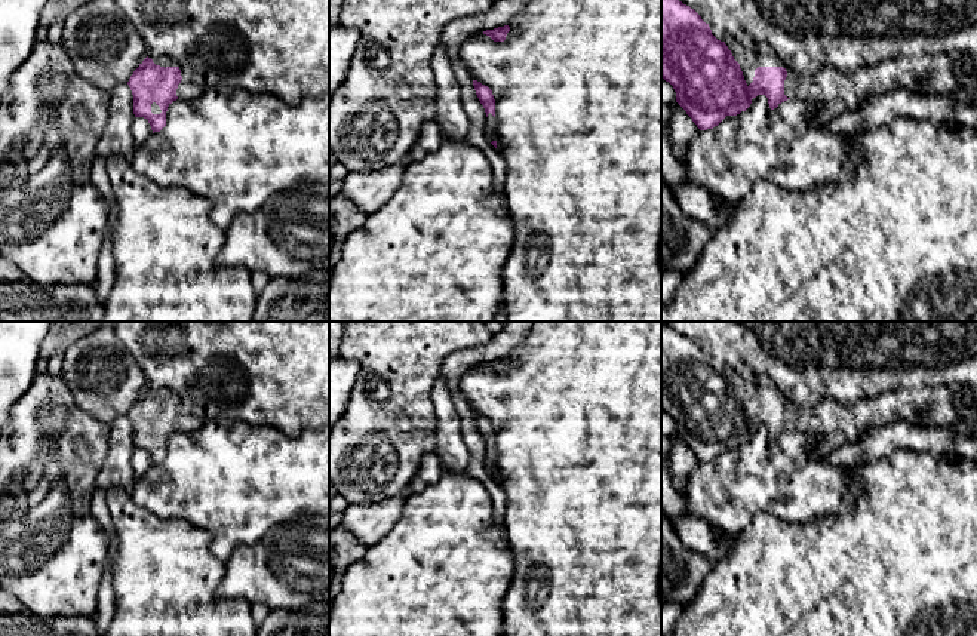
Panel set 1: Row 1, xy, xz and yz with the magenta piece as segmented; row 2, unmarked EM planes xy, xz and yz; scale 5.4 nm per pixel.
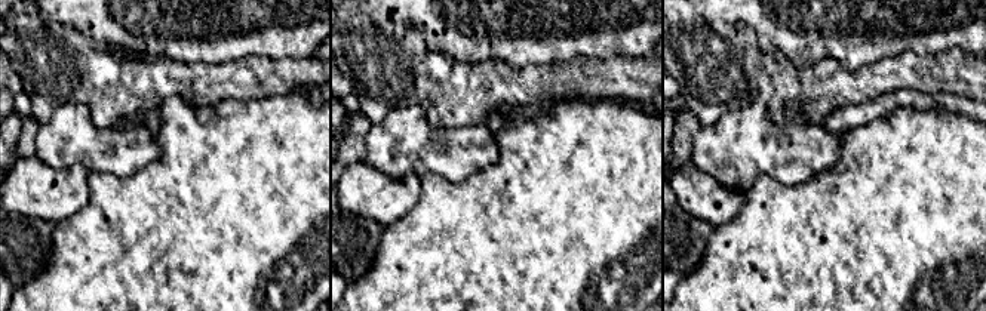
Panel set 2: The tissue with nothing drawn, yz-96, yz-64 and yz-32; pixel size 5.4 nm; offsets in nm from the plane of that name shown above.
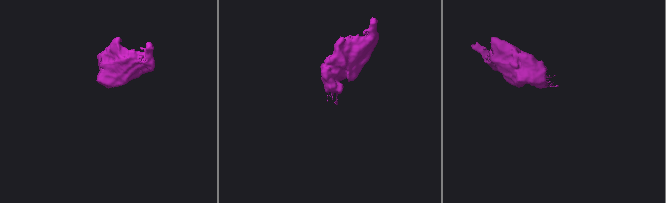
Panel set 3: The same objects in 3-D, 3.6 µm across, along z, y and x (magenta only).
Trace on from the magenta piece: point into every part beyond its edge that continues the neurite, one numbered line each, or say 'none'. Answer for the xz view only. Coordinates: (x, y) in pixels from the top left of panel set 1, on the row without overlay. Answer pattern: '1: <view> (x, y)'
1: xz (489, 452)

